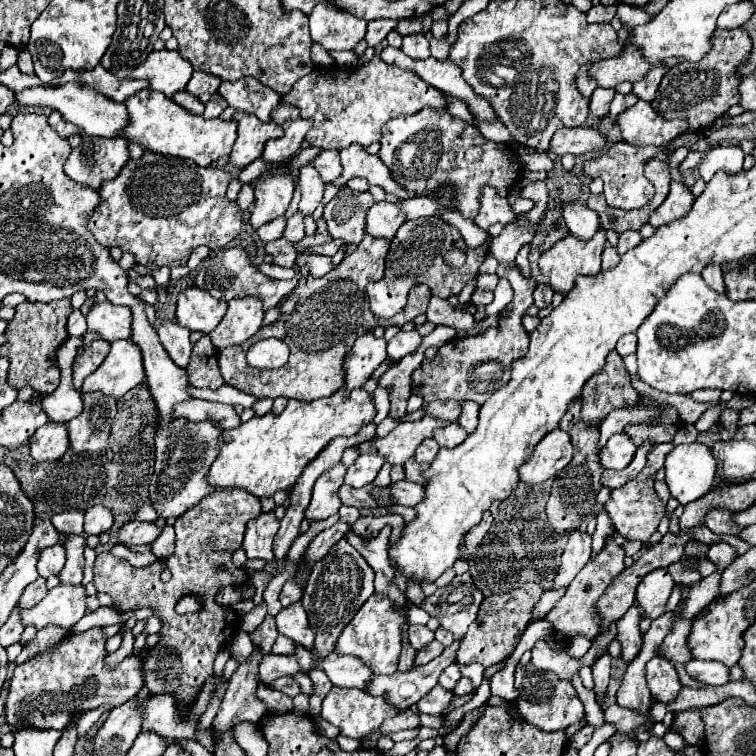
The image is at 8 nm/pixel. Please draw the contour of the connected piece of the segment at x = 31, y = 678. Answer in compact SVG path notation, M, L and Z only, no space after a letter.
M93 627L85 633L71 633L65 639L61 639L57 643L55 649L51 649L49 653L31 657L29 661L21 663L15 667L11 683L9 683L9 695L5 701L5 721L11 727L11 731L19 731L25 727L33 727L33 729L57 729L63 731L65 725L69 725L77 715L87 713L91 709L97 709L101 705L123 705L125 701L133 699L141 687L143 687L143 677L141 677L141 659L147 651L147 647L143 649L143 653L137 655L129 655L121 665L117 665L117 669L109 669L105 667L105 641L107 637L101 633L99 627Z

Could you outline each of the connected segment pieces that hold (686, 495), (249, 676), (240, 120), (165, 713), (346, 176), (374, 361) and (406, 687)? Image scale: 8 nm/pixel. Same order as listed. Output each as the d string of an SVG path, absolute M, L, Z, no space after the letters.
M699 441L675 445L665 459L665 483L681 505L703 497L711 489L715 473L717 459L713 451Z
M255 649L229 680L219 713L213 721L215 735L231 729L241 721L257 723L259 717L265 715L267 705L257 697L257 675L261 659L263 653L257 653Z
M235 113L231 119L237 121L239 127L239 137L229 155L229 167L235 169L243 169L255 159L259 159L265 141L281 137L283 133L283 129L277 123L261 123L257 121L257 117L249 113Z
M205 683L205 689L201 689L197 697L197 705L189 711L189 717L181 717L177 713L177 707L173 705L173 697L137 697L139 709L141 709L141 729L153 731L161 737L175 737L175 739L195 739L195 725L205 711L209 697L213 693L215 685Z
M349 145L341 151L341 175L331 185L339 189L347 185L347 181L353 177L363 177L371 185L379 185L385 189L385 193L393 193L401 199L411 197L403 187L399 187L391 179L389 169L381 163L381 159L377 155L369 155L361 145Z
M373 333L359 337L343 361L345 393L359 389L373 375L373 371L387 359L385 339L375 339Z
M455 641L451 647L447 647L435 661L429 661L423 667L409 669L407 673L395 671L393 675L377 675L375 679L371 679L371 683L367 687L363 687L363 691L385 697L389 703L397 705L401 711L409 709L425 693L429 693L433 689L433 685L439 679L437 673L441 673L443 667L447 667L455 661L457 647L459 647L459 641Z

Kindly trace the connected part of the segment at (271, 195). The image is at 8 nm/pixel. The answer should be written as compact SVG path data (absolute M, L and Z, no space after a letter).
M265 175L255 187L255 207L251 213L251 225L259 229L261 225L281 217L293 197L293 181L289 175Z

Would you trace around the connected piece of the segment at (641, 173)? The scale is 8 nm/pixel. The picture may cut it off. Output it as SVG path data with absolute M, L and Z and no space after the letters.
M673 141L663 145L663 147L629 147L627 143L611 143L605 151L601 151L601 155L587 159L583 165L583 171L587 177L597 179L601 177L605 181L605 199L611 207L619 207L619 209L639 209L643 205L647 205L653 197L653 185L649 179L645 179L645 165L649 159L655 159L659 155L673 155Z

